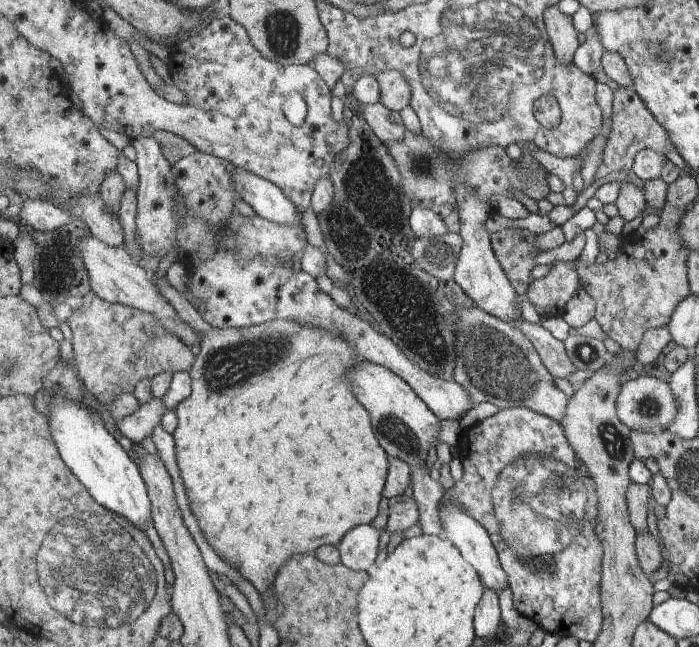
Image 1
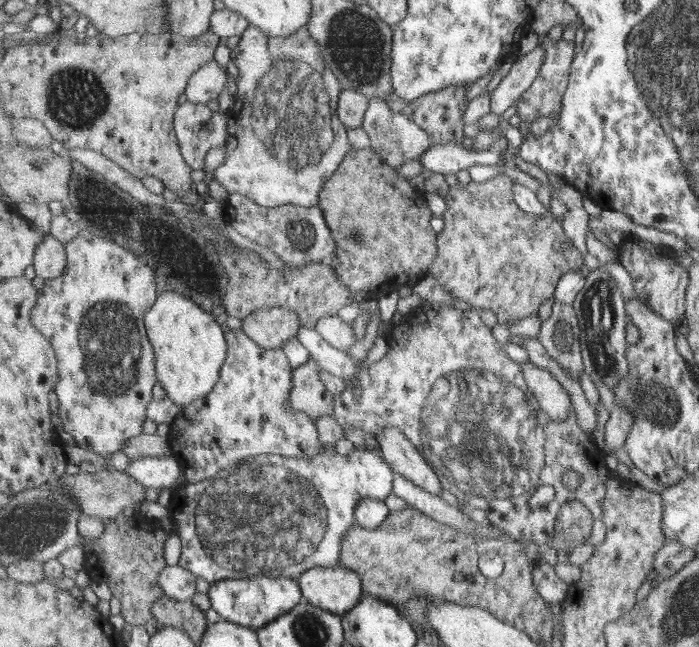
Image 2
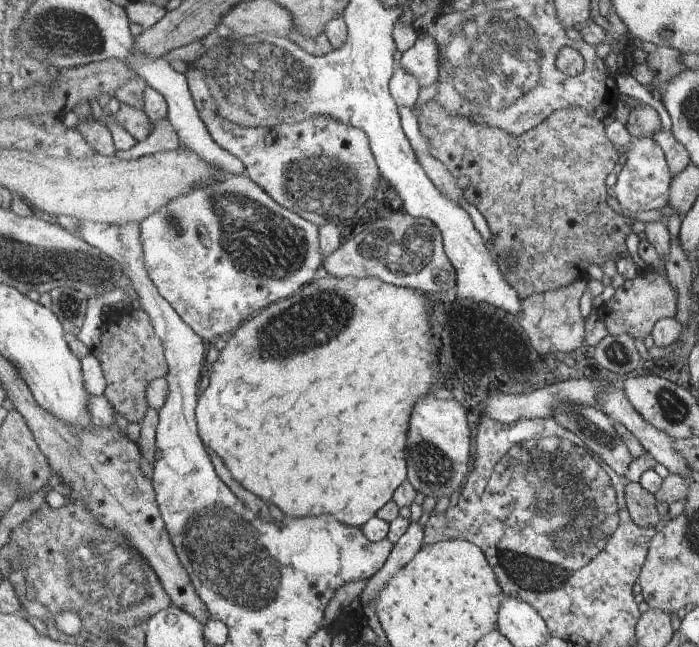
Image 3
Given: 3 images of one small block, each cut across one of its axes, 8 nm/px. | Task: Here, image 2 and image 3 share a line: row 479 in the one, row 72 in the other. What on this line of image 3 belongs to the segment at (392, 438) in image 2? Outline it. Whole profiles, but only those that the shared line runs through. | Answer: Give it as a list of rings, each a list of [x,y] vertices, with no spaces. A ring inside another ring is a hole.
[[[418,34],[414,45],[402,53],[401,68],[413,74],[421,86],[431,86],[441,80],[441,50],[437,49],[435,38],[427,34]]]

